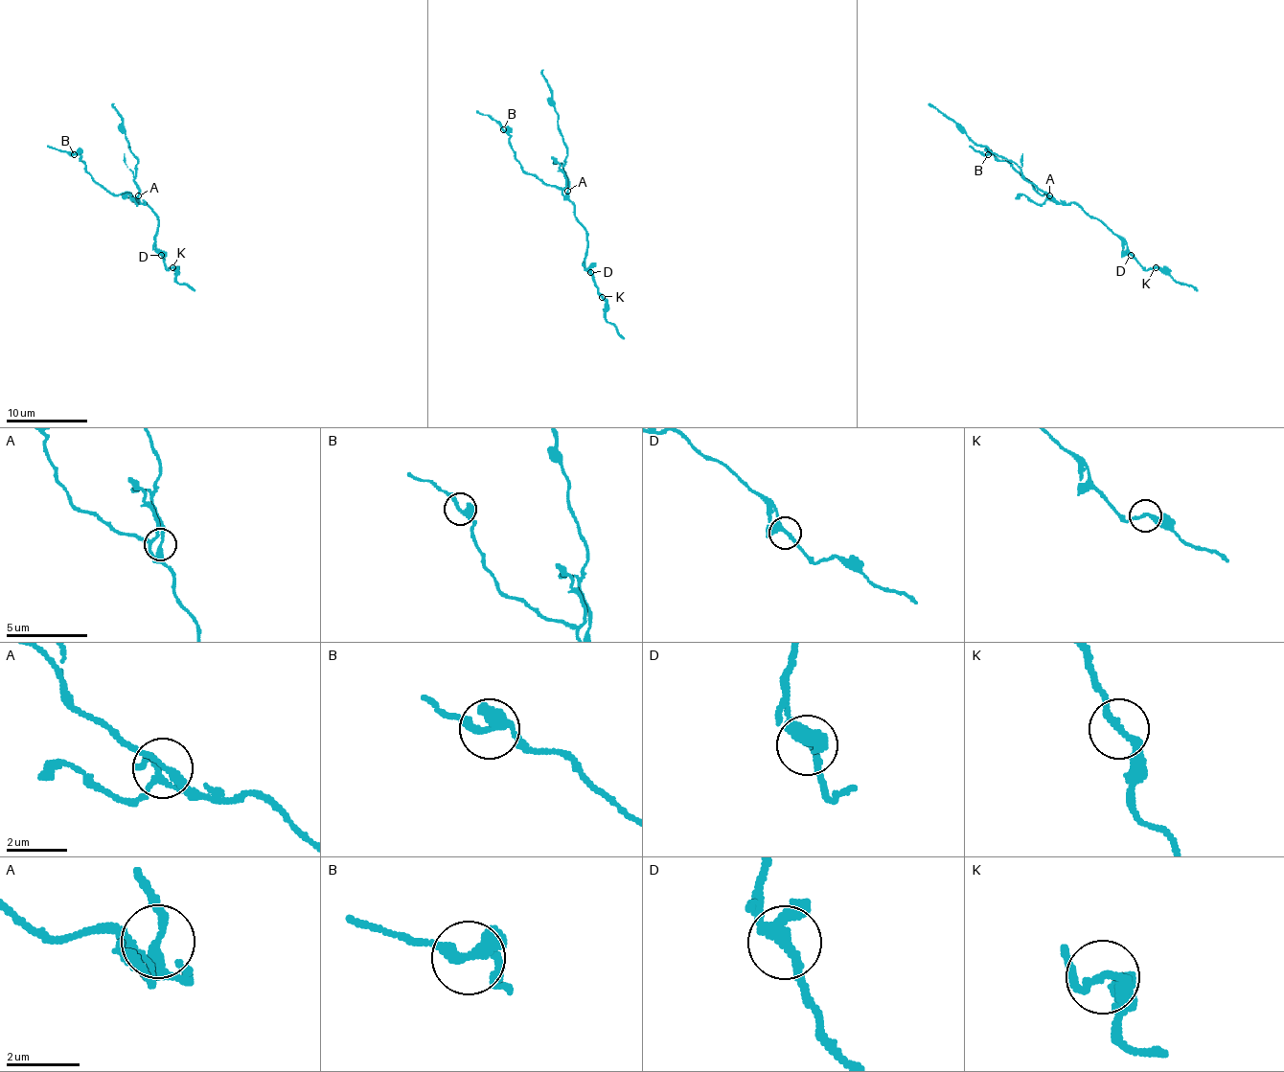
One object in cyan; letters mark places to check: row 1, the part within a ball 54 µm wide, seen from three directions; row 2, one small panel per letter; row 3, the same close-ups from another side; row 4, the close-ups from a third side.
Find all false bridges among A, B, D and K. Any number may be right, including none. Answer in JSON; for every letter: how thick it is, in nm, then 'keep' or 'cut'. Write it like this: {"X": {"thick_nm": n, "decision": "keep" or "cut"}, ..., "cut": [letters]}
{"A": {"thick_nm": 240, "decision": "cut"}, "B": {"thick_nm": 360, "decision": "keep"}, "D": {"thick_nm": 240, "decision": "keep"}, "K": {"thick_nm": 240, "decision": "keep"}, "cut": ["A"]}

